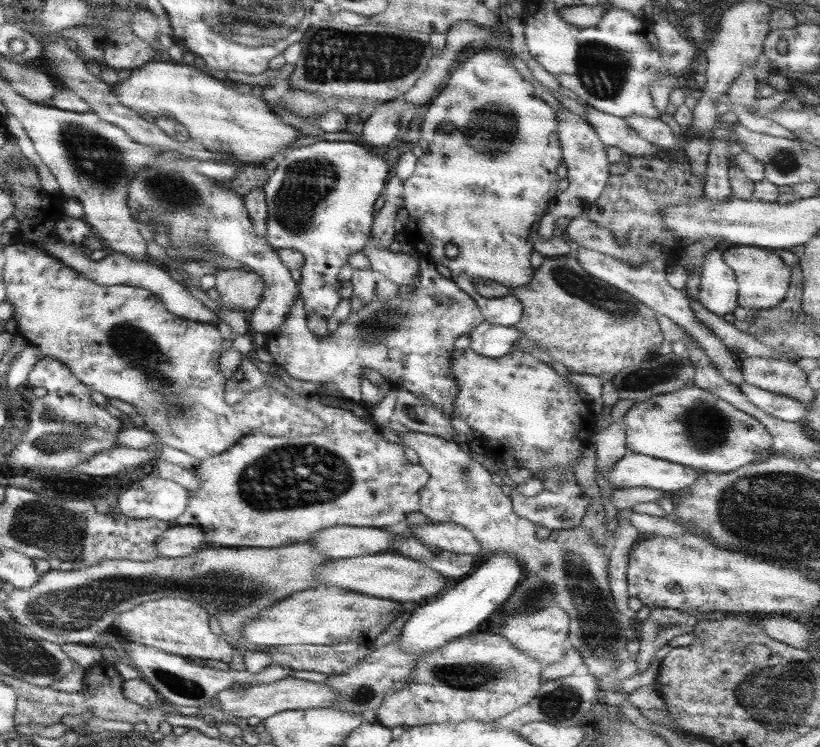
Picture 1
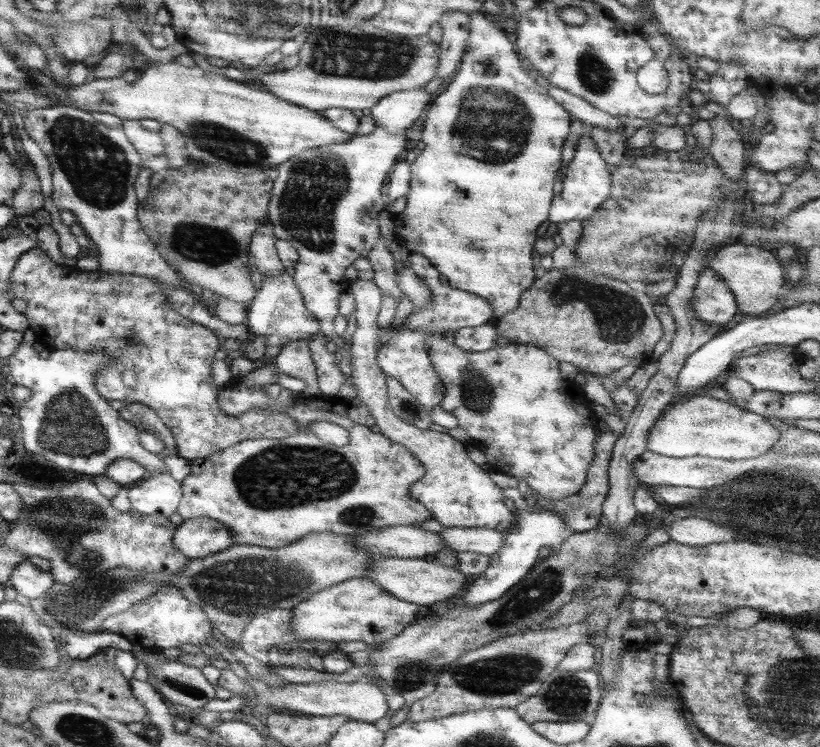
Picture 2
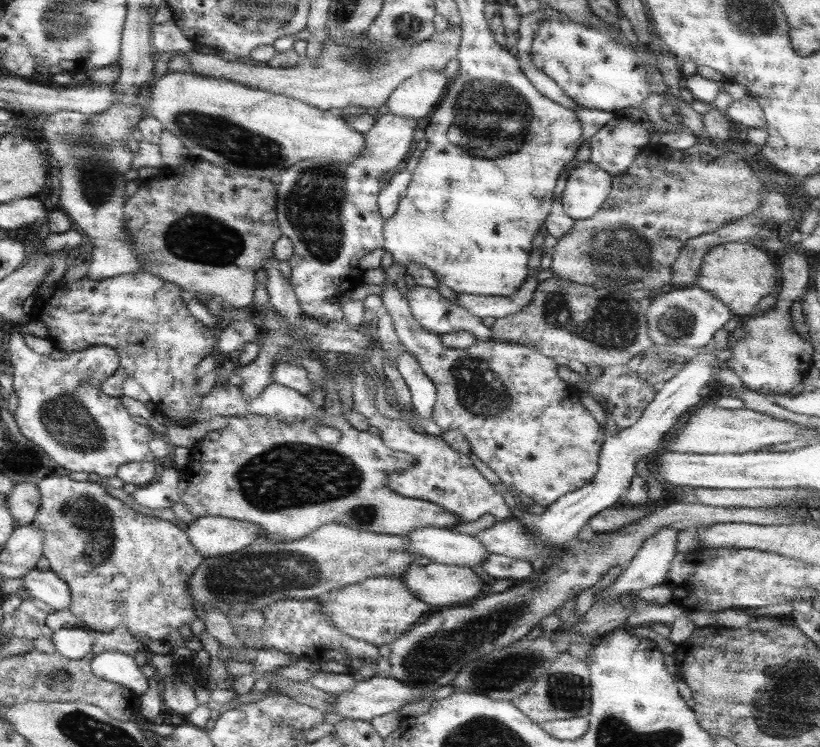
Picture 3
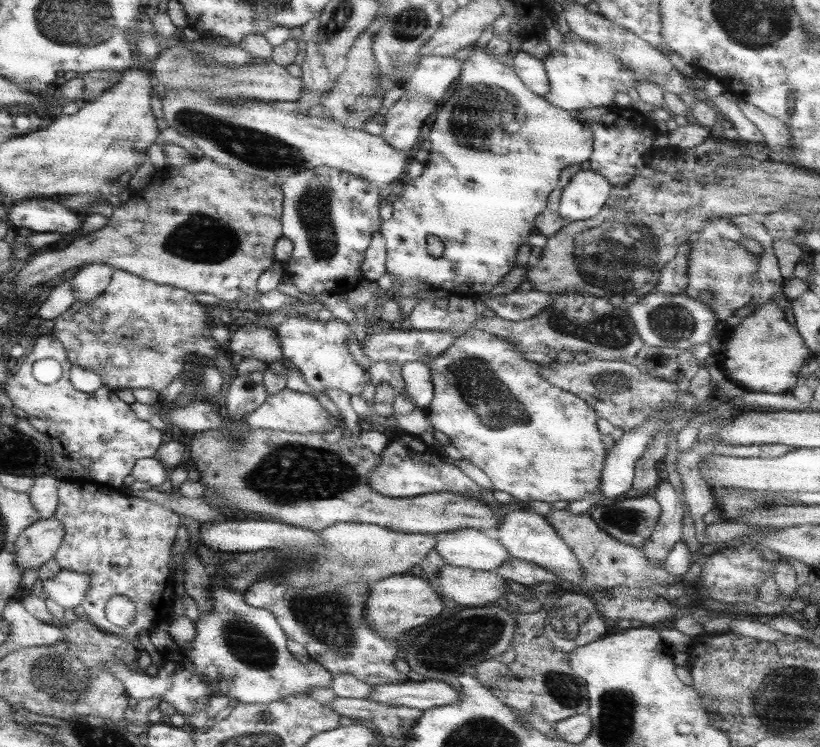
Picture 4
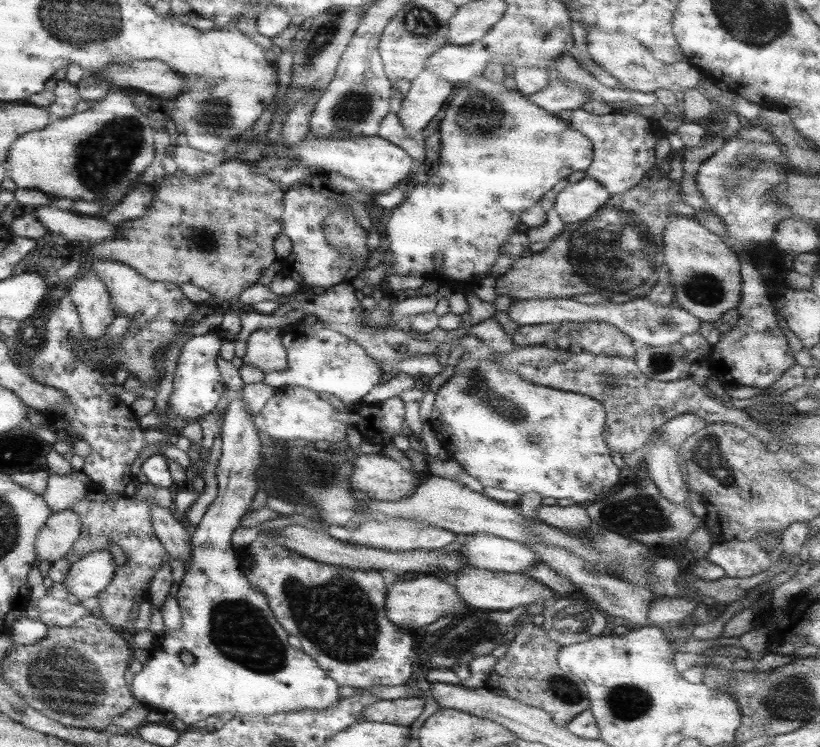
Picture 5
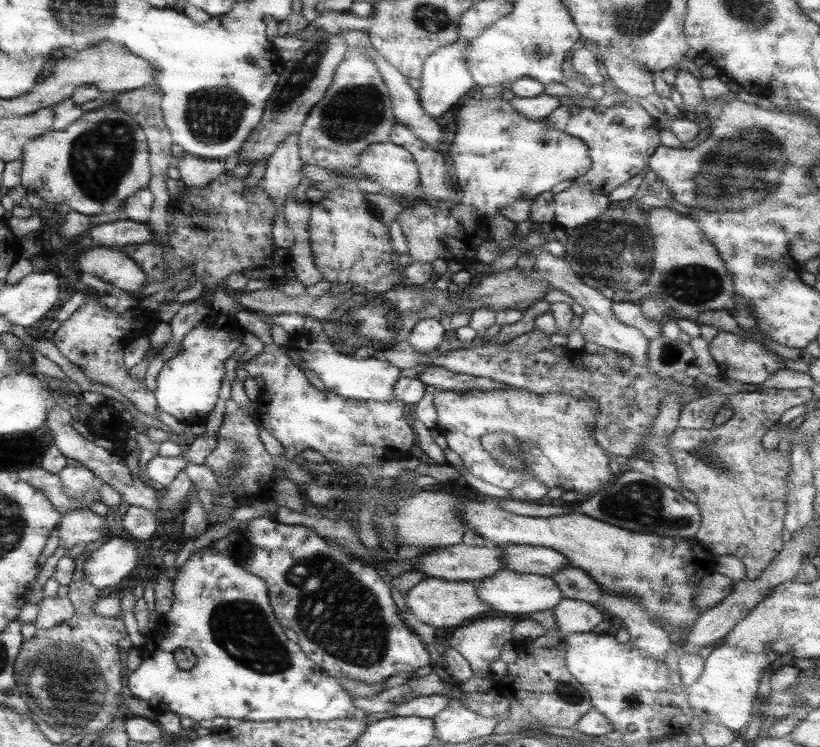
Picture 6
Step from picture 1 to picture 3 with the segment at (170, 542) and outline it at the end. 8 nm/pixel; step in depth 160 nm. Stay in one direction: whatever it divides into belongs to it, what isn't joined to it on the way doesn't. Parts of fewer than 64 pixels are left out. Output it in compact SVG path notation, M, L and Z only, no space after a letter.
M219 516L197 517L185 531L190 546L203 558L219 557L247 545L262 543L261 530L251 523Z

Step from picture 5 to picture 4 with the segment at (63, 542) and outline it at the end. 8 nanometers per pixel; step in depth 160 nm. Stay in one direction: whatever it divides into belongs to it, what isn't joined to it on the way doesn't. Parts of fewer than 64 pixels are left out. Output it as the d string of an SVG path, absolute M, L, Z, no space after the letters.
M55 518L37 520L29 524L13 542L13 554L17 566L38 568L43 562L53 559L55 551L59 549L59 542L63 539L63 523Z

